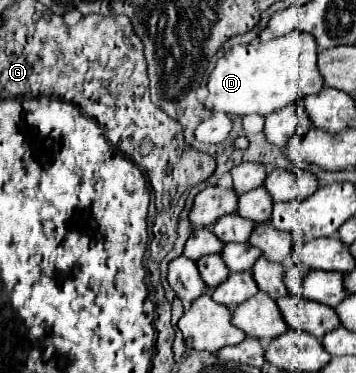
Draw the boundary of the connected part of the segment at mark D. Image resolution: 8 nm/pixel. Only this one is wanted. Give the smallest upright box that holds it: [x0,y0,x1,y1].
[204,31,324,115]

